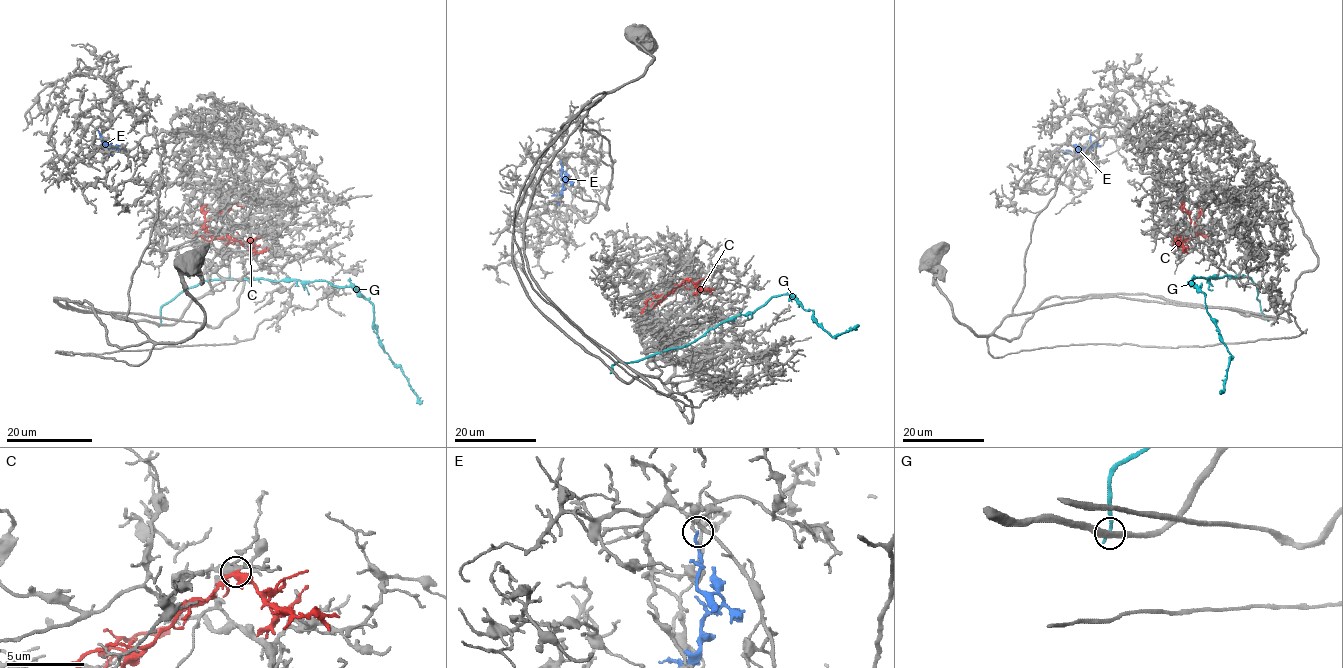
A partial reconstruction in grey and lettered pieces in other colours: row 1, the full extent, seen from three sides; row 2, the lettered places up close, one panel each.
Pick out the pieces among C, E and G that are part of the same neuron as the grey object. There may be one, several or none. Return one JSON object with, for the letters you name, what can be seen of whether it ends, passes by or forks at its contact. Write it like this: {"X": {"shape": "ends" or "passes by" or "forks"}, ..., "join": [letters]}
{"join": []}

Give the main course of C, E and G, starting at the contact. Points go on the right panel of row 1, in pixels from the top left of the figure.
C: (1173, 239), (1194, 235), (1191, 219), (1181, 209), (1181, 204), (1183, 209)
E: (1056, 153), (1062, 150), (1070, 154), (1079, 148), (1088, 148), (1091, 133)
G: (1266, 319), (1257, 286), (1249, 277), (1196, 277), (1189, 283), (1205, 294), (1206, 311), (1231, 355), (1220, 394)

